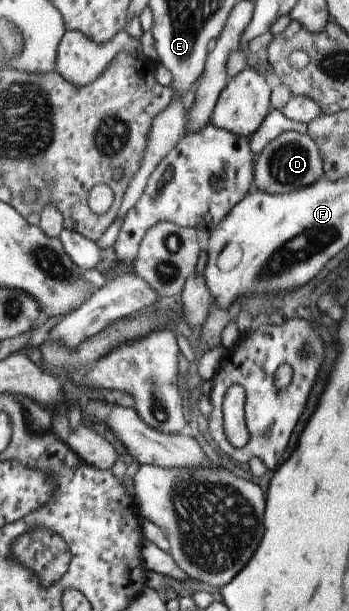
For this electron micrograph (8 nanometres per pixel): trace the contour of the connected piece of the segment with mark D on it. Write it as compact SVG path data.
M284 131L272 139L254 157L253 183L257 190L268 194L288 194L310 186L324 175L316 143L307 135Z

